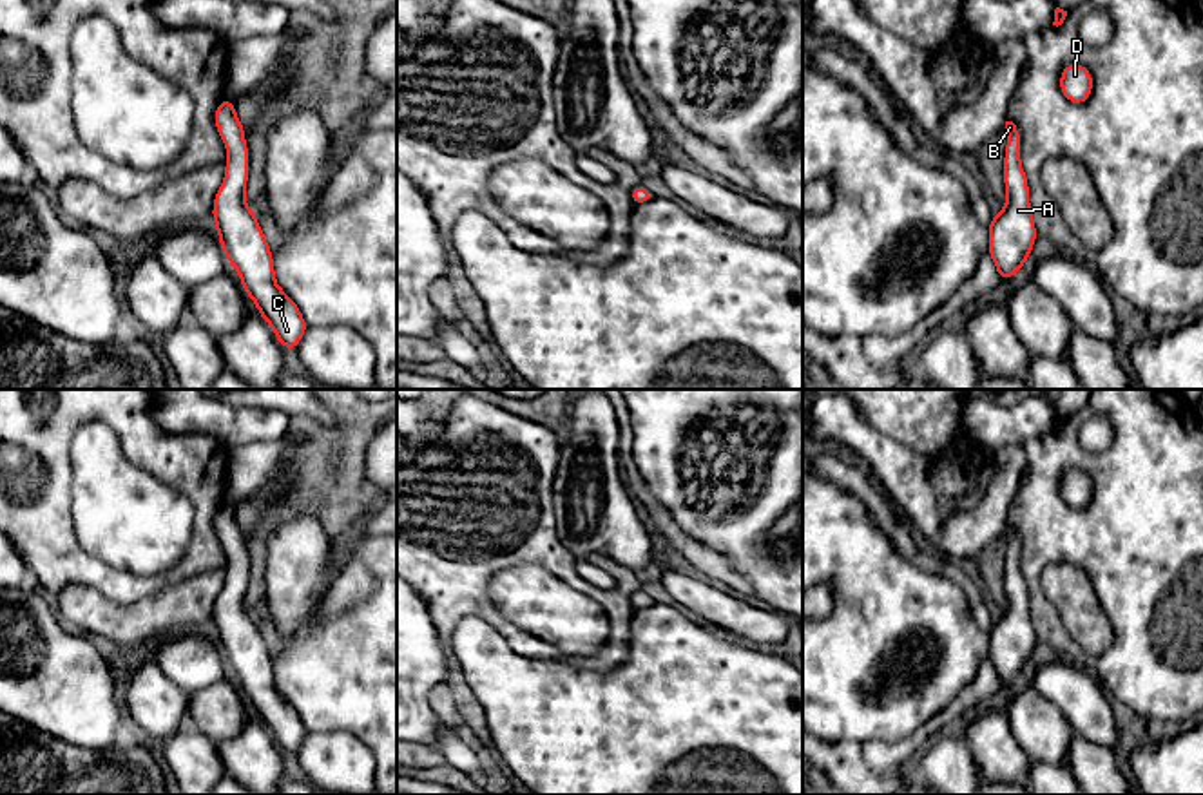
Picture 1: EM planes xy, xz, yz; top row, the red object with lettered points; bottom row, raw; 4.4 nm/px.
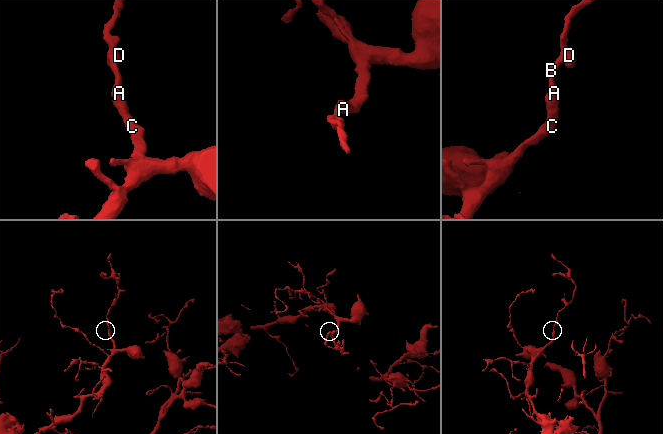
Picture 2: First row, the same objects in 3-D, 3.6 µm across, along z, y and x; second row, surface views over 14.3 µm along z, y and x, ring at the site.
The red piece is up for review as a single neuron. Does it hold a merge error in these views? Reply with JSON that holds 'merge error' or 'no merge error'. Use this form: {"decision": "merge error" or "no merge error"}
{"decision": "no merge error"}

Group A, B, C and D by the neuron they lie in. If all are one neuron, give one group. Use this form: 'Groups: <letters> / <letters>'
Groups: A B C D

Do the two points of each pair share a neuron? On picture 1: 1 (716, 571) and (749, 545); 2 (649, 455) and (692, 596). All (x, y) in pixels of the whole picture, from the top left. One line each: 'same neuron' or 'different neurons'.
1: different neurons
2: different neurons

